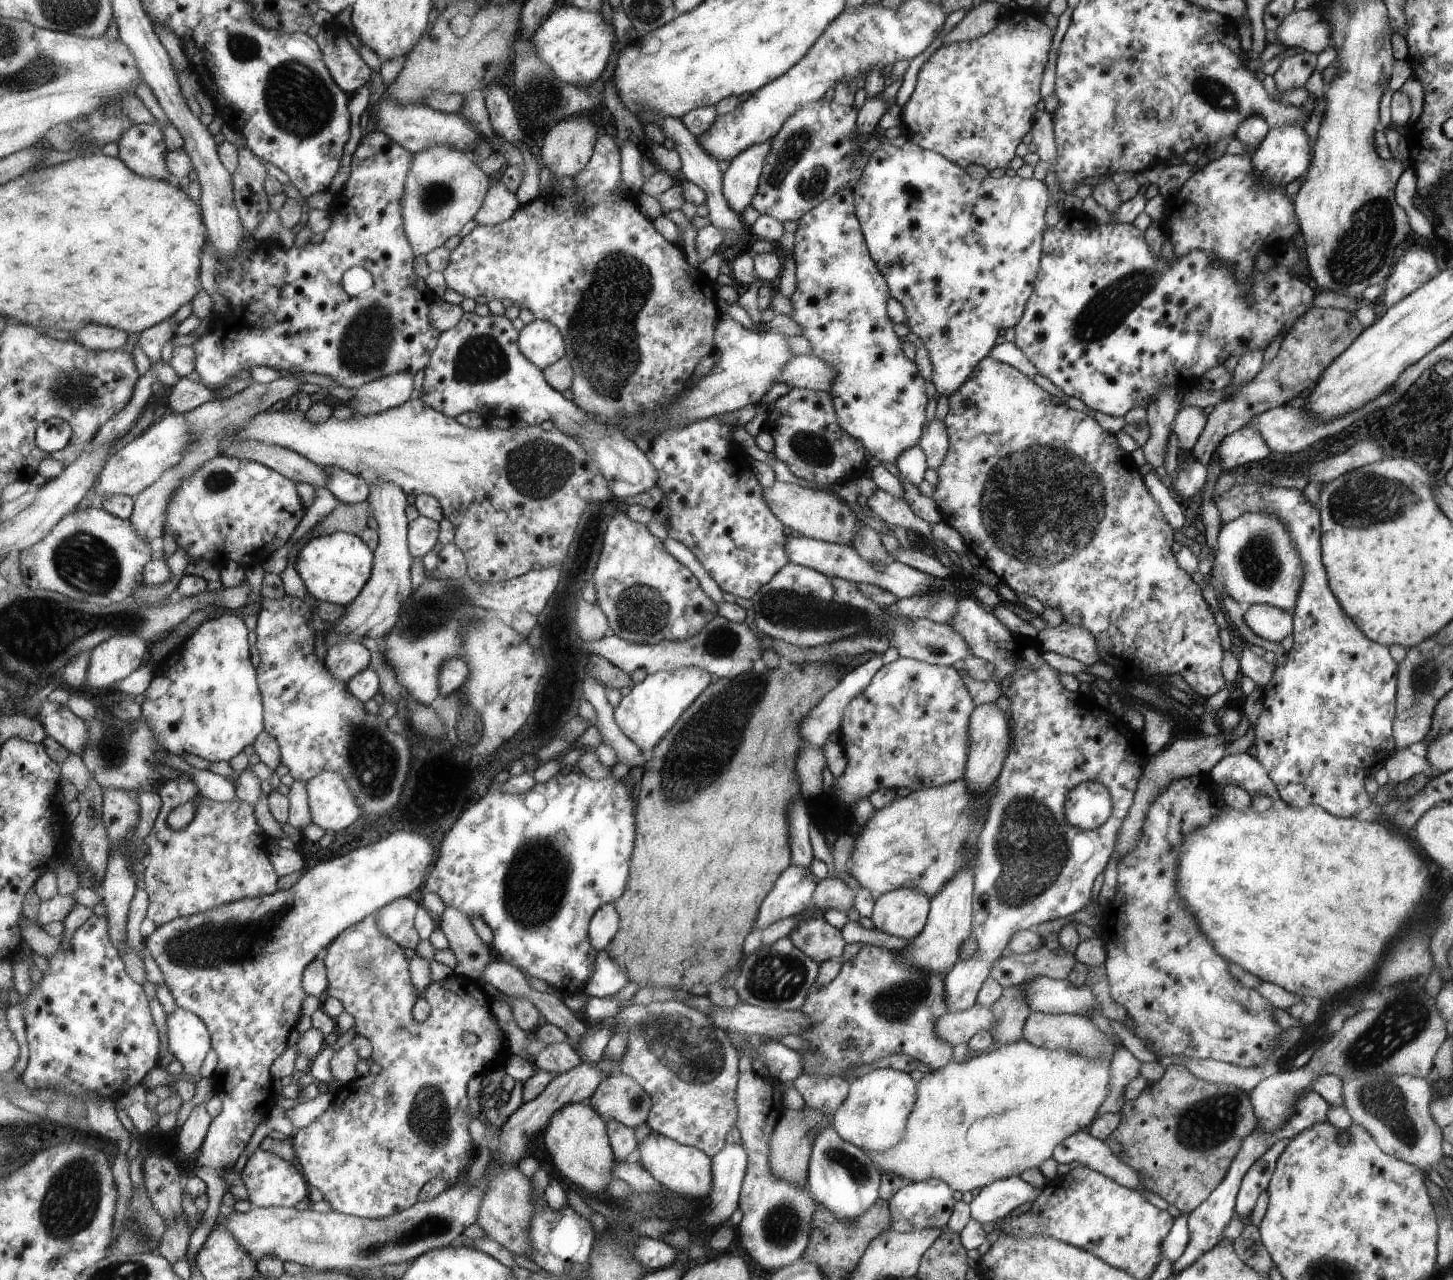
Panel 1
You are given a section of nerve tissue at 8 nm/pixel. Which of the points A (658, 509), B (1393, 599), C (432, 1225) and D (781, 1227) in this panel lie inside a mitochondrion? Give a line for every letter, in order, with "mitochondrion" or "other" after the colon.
A: other
B: other
C: mitochondrion
D: mitochondrion

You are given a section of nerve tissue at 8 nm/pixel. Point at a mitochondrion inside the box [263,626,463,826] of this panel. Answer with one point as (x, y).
(369, 756)

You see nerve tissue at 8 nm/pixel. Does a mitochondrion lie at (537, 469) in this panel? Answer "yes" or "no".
yes

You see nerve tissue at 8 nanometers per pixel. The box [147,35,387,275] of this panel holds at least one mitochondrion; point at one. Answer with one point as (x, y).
(299, 102)

